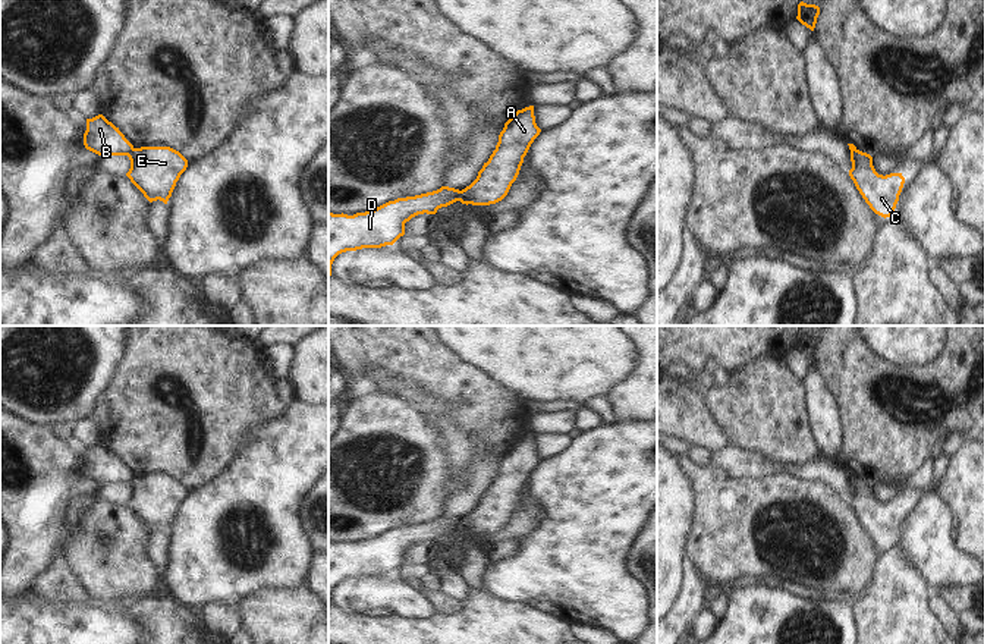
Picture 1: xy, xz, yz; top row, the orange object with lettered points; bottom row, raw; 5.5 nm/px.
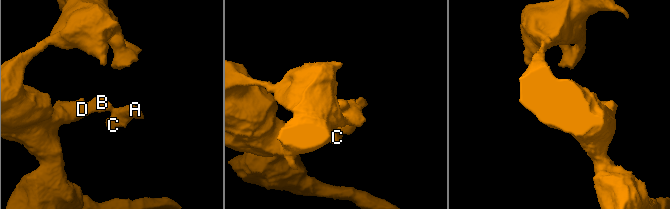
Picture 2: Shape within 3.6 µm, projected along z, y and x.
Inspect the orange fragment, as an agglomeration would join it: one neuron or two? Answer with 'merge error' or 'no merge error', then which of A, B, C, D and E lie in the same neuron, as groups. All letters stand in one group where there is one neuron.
merge error; A C E / B D

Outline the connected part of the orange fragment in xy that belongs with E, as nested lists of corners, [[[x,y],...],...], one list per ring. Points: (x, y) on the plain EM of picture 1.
[[[170,475],[133,477],[128,486],[131,511],[150,531],[160,528],[167,533],[188,489]]]

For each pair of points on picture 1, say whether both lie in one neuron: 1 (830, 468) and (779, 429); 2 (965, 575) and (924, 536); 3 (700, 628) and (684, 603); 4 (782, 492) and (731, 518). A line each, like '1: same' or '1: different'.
1: different
2: same
3: different
4: same

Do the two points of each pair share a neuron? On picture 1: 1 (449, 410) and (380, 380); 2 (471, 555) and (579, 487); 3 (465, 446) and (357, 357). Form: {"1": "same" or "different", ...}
{"1": "same", "2": "different", "3": "same"}

